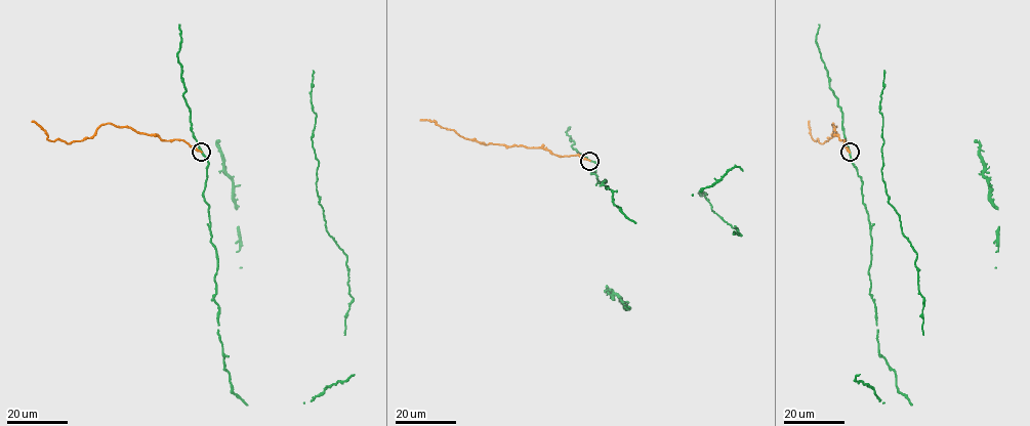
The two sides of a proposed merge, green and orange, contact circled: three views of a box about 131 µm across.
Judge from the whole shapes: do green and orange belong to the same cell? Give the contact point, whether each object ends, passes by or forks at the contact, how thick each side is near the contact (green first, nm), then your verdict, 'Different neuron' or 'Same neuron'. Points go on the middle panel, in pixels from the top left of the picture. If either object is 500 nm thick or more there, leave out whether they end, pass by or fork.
Place: (589, 161). At the ring green passes by. At the ring orange ends. Thickness 260 nm (green) against 260 nm. Different neuron

